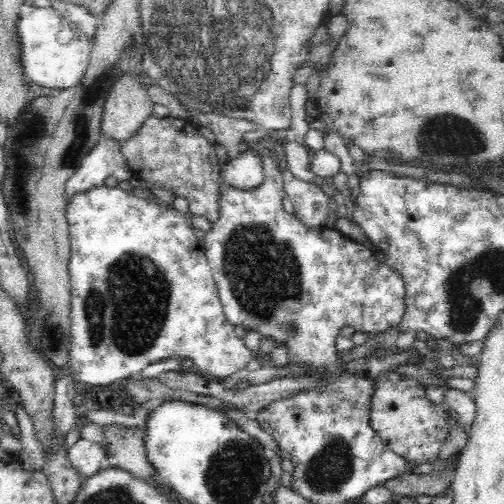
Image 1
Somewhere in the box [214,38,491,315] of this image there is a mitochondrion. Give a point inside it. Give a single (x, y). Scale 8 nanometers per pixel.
(443, 135)

